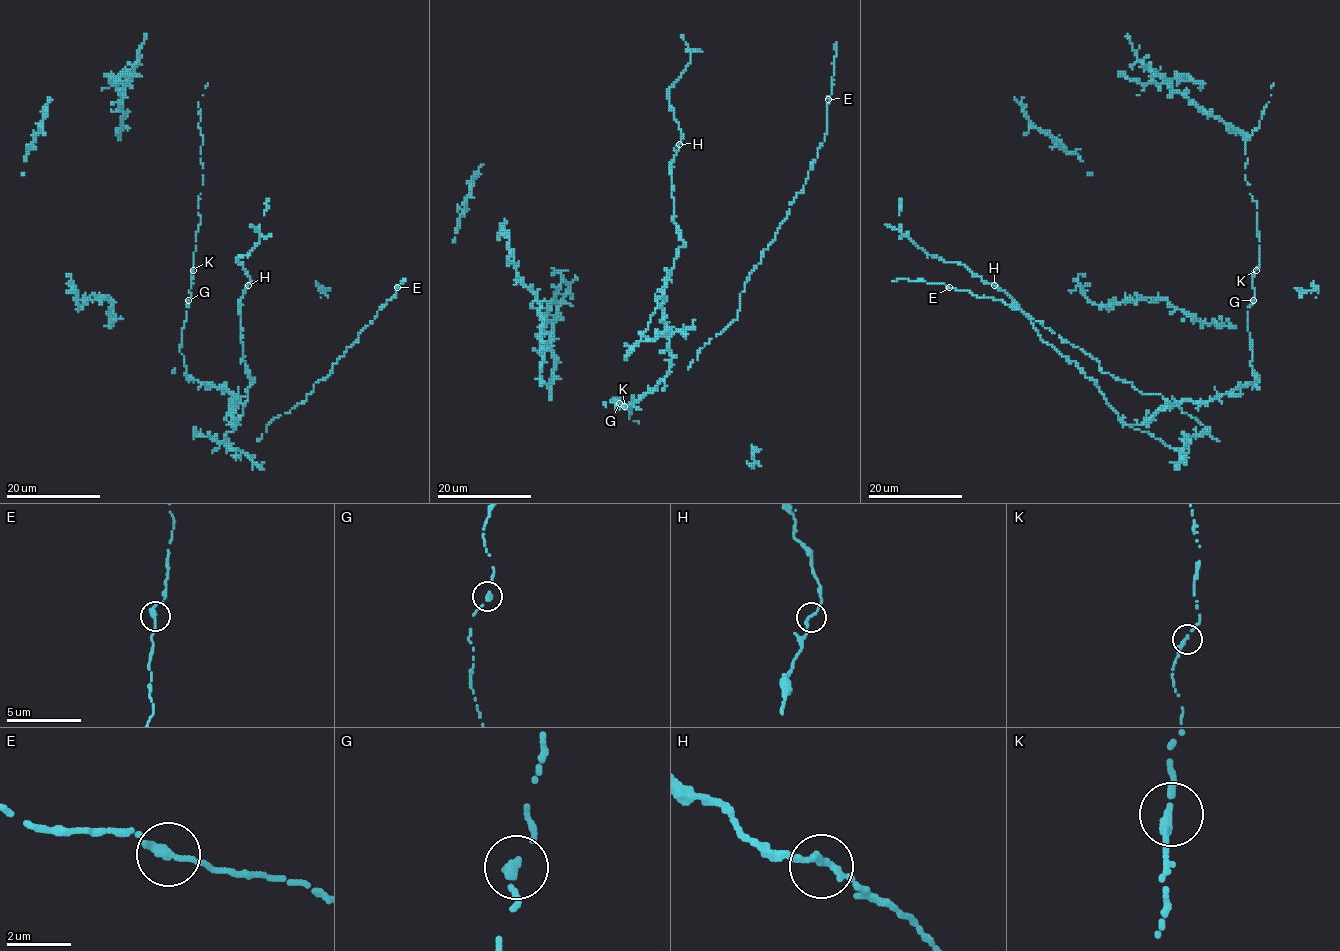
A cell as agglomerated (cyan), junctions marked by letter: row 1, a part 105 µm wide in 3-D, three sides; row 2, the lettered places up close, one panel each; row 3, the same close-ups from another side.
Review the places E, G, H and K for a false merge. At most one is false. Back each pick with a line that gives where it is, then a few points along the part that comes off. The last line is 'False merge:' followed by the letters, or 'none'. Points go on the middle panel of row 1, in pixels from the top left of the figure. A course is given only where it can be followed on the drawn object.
False merge: none

